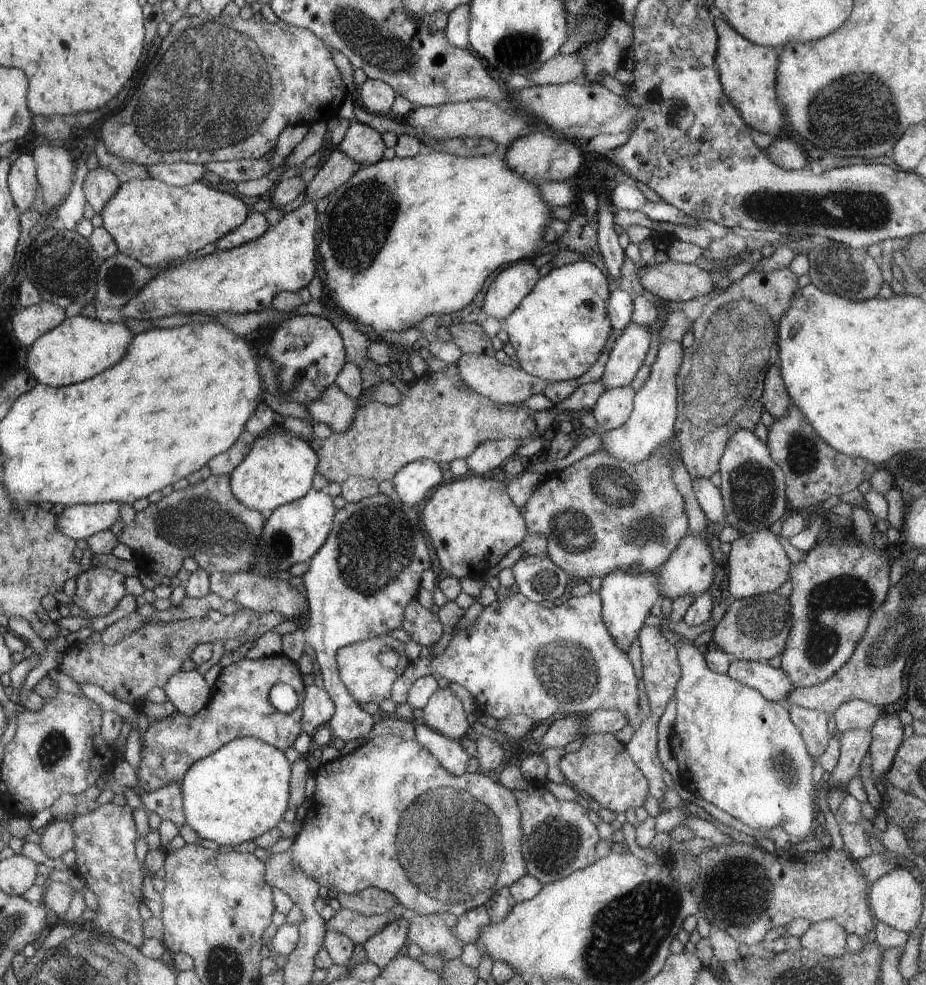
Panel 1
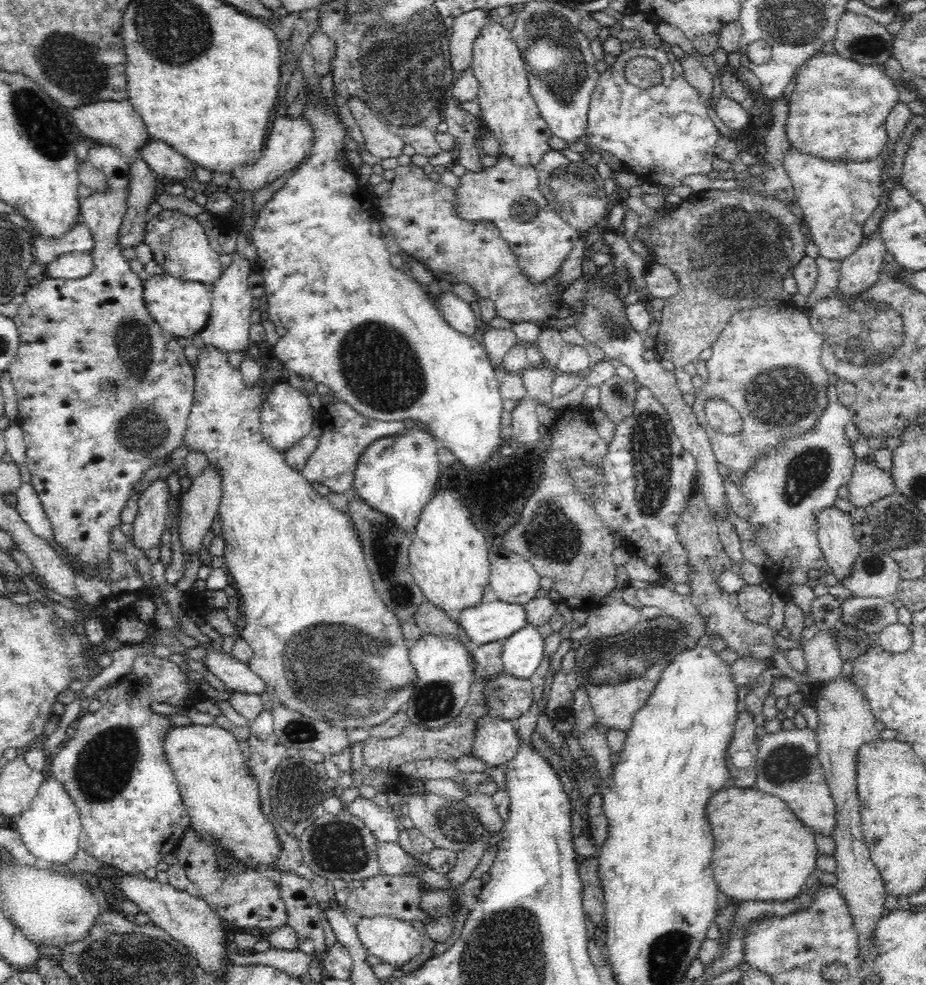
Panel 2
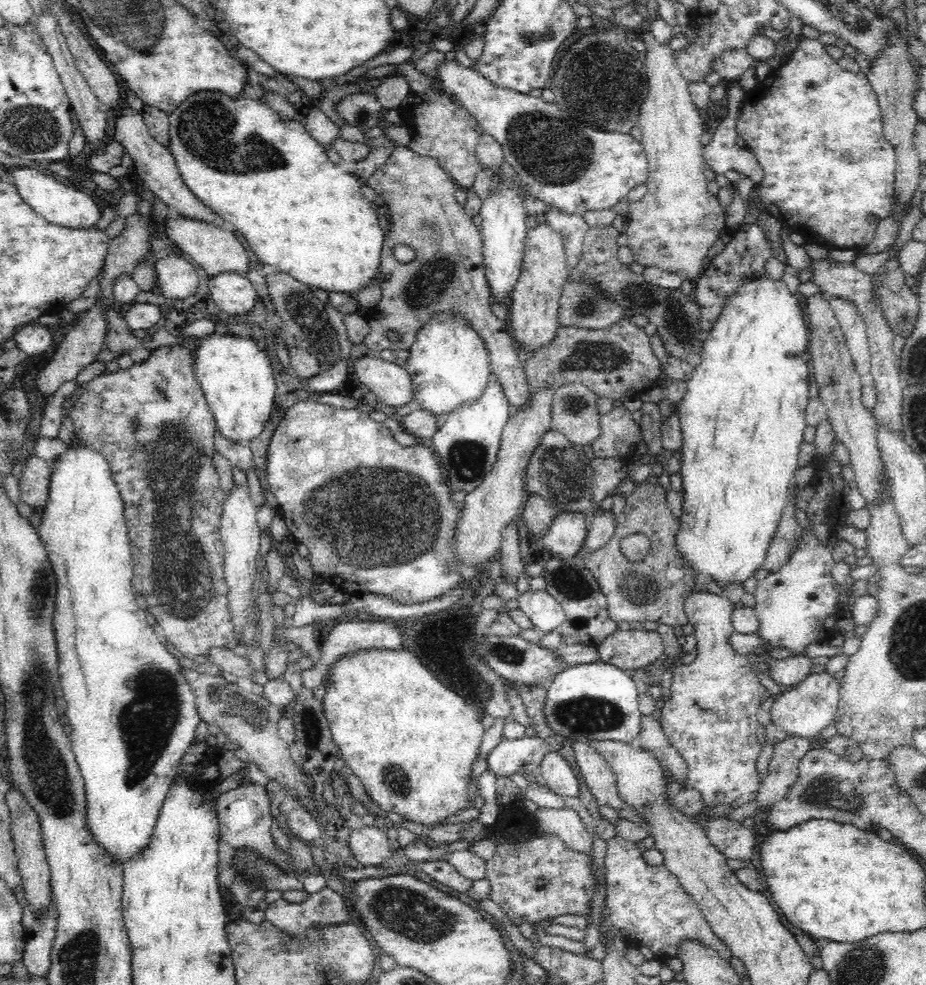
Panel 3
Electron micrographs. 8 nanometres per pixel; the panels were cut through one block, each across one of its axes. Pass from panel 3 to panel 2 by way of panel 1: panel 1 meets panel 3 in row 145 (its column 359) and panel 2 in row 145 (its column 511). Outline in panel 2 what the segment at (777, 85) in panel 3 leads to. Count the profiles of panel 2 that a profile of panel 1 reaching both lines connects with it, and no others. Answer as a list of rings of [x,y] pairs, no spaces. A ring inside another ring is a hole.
[[[822,51],[806,59],[795,71],[796,85],[790,96],[790,113],[785,122],[785,135],[791,148],[801,154],[818,156],[829,162],[866,162],[878,159],[888,142],[886,117],[898,104],[900,92],[879,66],[860,64],[837,53]]]

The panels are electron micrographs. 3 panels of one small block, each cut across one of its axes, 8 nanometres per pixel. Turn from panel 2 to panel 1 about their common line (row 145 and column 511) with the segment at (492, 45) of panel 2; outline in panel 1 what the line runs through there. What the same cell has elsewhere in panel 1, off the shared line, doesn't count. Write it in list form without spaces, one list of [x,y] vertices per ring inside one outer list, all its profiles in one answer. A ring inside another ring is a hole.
[[[480,476],[449,480],[437,486],[420,512],[440,566],[456,578],[481,580],[512,548],[520,546],[530,533],[526,517],[510,500],[504,482]]]

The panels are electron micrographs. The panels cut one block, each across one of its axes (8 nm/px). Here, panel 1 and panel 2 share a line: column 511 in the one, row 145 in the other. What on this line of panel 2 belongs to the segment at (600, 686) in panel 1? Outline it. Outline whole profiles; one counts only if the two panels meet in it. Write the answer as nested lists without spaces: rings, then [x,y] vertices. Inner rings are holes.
[[[645,45],[642,47],[631,47],[629,50],[622,50],[618,56],[616,56],[616,61],[608,66],[607,70],[599,76],[597,85],[595,86],[594,92],[592,93],[592,98],[587,114],[587,125],[585,130],[585,142],[594,150],[605,150],[606,152],[610,152],[610,154],[614,154],[618,160],[621,162],[625,162],[632,168],[632,172],[640,176],[640,178],[648,183],[658,183],[660,186],[669,186],[676,187],[683,185],[683,178],[692,176],[692,175],[706,175],[710,171],[712,171],[712,162],[714,162],[714,158],[716,158],[715,147],[720,140],[721,133],[718,131],[714,122],[710,119],[708,115],[708,106],[704,105],[704,101],[700,99],[700,95],[698,91],[695,90],[693,86],[688,84],[688,81],[683,77],[682,73],[677,73],[674,71],[672,67],[672,62],[670,62],[670,58],[668,58],[667,52],[663,49],[659,49],[655,46]],[[631,57],[652,57],[654,60],[657,60],[661,64],[662,80],[658,84],[654,84],[654,86],[649,86],[648,88],[640,88],[638,86],[634,86],[630,84],[625,77],[625,66],[628,64],[628,61]]]

